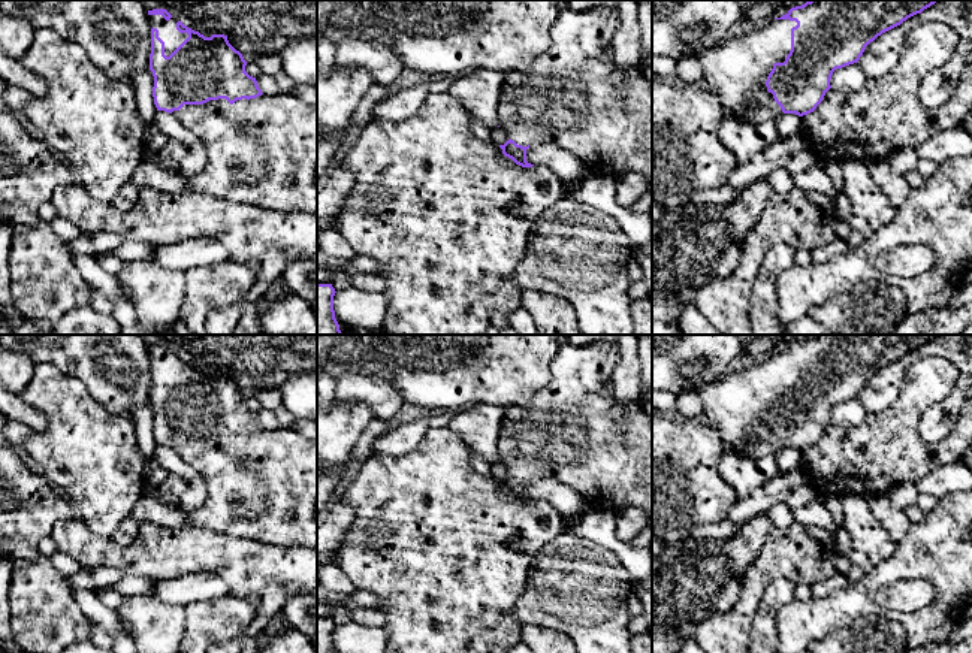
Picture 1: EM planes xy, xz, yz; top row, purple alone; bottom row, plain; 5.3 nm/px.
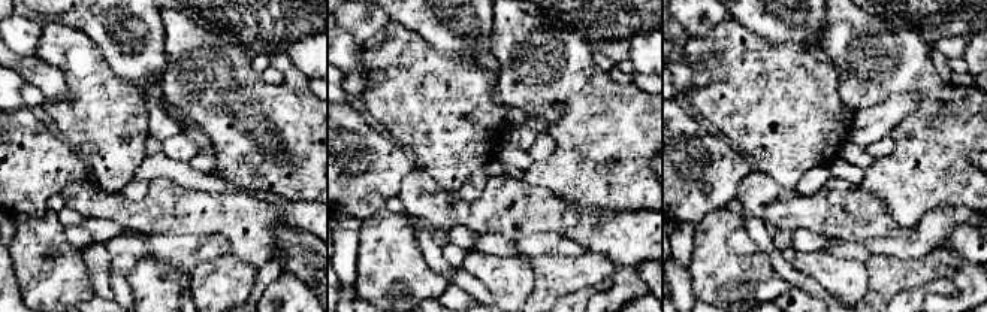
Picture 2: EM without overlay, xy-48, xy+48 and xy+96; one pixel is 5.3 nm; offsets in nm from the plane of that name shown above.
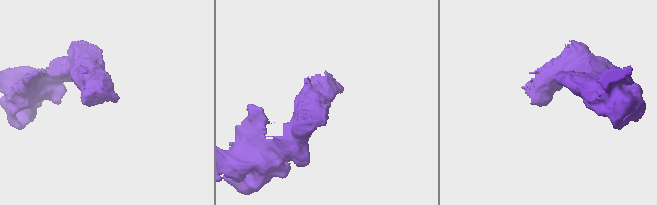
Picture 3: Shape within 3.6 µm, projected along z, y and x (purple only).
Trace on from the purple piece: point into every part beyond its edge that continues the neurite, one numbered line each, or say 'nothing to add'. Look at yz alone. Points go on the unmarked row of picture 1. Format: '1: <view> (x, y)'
1: yz (737, 404)

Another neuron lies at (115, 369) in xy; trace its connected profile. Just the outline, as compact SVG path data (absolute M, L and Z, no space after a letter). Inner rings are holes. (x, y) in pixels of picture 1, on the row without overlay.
M67 335L63 342L37 345L31 353L39 363L51 363L78 378L112 415L132 415L138 406L150 403L151 362L142 335Z

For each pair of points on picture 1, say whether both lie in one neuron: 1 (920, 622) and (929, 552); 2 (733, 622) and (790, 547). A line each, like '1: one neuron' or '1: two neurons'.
1: one neuron
2: one neuron

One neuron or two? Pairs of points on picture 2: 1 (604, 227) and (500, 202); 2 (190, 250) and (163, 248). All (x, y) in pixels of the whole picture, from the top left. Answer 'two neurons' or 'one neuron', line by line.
1: one neuron
2: one neuron

